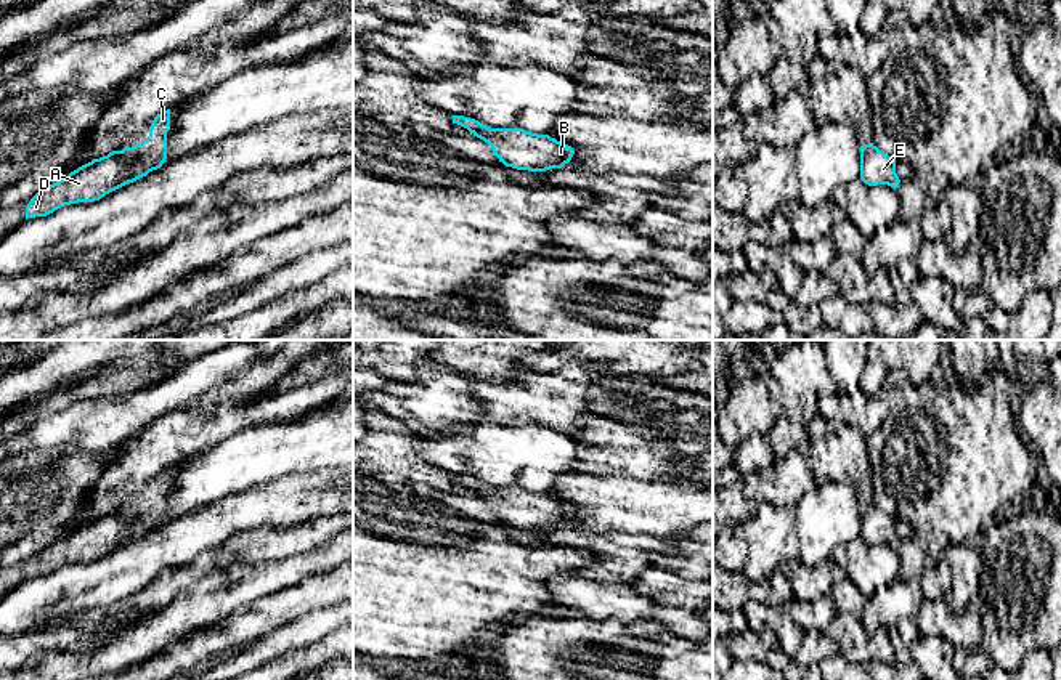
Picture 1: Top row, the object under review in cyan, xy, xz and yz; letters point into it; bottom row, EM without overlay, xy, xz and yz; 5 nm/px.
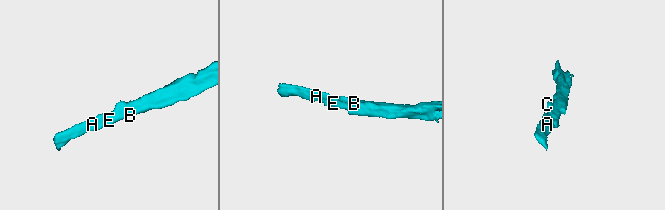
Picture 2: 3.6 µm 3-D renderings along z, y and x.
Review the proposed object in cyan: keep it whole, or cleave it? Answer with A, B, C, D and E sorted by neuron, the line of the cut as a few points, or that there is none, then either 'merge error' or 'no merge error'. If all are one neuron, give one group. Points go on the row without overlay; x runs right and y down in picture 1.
A B C D E; no cut; no merge error

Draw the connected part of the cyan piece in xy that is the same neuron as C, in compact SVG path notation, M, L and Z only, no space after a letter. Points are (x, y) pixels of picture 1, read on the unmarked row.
M170 468L154 476L149 496L143 502L93 518L66 537L39 550L26 566L26 579L47 576L64 565L100 560L106 553L161 528L167 518L169 489Z

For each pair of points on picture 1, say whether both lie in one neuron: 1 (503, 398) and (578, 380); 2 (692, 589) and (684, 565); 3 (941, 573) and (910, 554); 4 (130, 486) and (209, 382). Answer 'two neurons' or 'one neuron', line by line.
1: one neuron
2: two neurons
3: one neuron
4: two neurons

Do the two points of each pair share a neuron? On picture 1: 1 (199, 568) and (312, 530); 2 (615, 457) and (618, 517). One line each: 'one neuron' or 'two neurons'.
1: one neuron
2: two neurons

